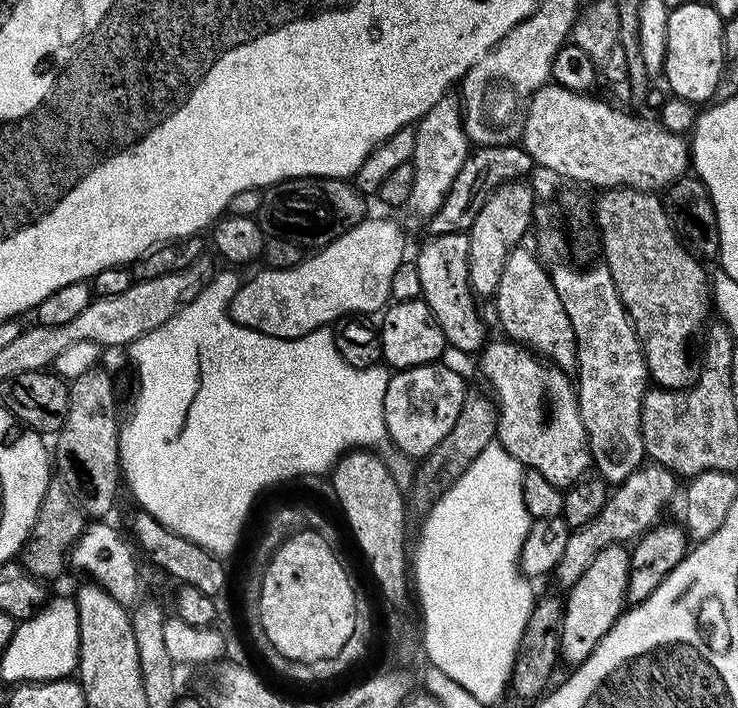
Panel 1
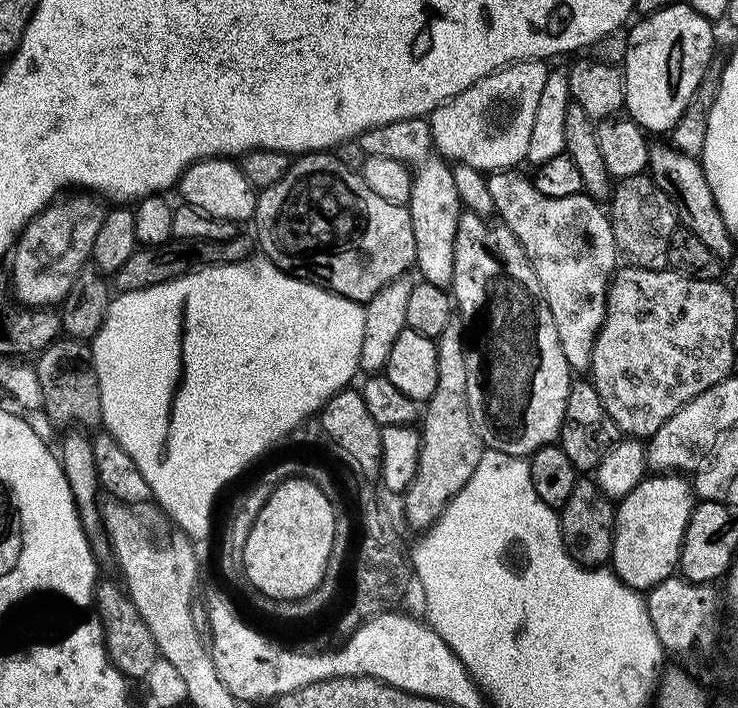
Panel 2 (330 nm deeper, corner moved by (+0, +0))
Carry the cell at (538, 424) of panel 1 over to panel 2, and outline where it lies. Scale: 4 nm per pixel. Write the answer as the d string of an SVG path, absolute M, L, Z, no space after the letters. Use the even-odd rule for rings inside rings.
M461 211L458 222L458 234L454 242L454 278L450 285L450 295L458 305L458 316L466 325L470 333L470 343L467 345L468 361L466 362L466 394L470 402L470 414L478 434L482 438L485 449L510 454L521 458L531 457L533 452L545 448L548 444L557 443L562 418L566 414L566 398L570 394L570 386L574 379L574 373L566 362L566 354L562 354L562 342L558 342L558 330L554 326L554 314L550 314L550 306L546 306L546 298L542 294L542 286L532 269L532 263L526 258L518 238L509 230L503 222L491 224L491 219L480 216L477 212Z

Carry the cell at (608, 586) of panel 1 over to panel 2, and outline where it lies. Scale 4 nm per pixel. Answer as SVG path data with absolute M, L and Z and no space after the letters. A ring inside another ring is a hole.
M648 474L615 505L611 571L626 587L646 594L677 571L680 551L694 507L694 489L680 474Z

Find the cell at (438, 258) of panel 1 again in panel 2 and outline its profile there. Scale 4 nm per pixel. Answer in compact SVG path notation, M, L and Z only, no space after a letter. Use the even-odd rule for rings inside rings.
M415 116L368 128L358 139L368 156L394 158L408 165L412 173L412 193L406 207L414 226L414 268L420 271L420 280L439 288L448 288L454 278L454 242L462 205L449 161L436 151L436 145L432 143L432 127L427 119Z

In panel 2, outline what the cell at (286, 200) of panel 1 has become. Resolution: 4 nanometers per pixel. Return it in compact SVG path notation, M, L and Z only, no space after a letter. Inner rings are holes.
M331 151L309 152L301 155L299 158L293 159L288 166L288 173L278 182L274 182L274 186L259 189L256 197L256 215L254 217L254 225L256 224L256 232L254 231L254 240L260 248L263 255L269 262L275 264L277 268L284 271L287 276L293 276L299 280L304 280L308 284L317 284L319 288L325 288L327 292L338 294L347 300L357 302L367 302L370 298L374 298L374 294L378 294L378 290L382 290L382 286L386 286L391 280L401 279L405 275L407 268L411 269L416 263L416 251L414 250L414 226L412 219L408 213L407 207L394 202L386 202L386 198L381 198L379 194L374 194L374 190L370 190L370 186L366 186L363 175L360 172L351 172L346 166L342 166L342 162L338 162L338 158Z

